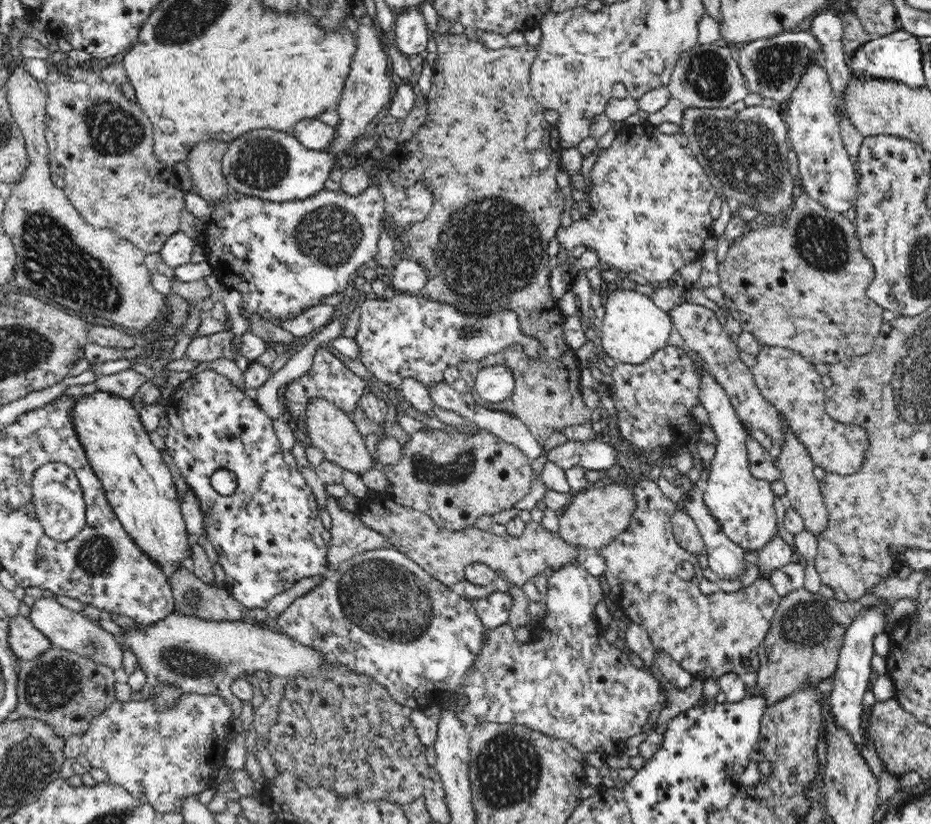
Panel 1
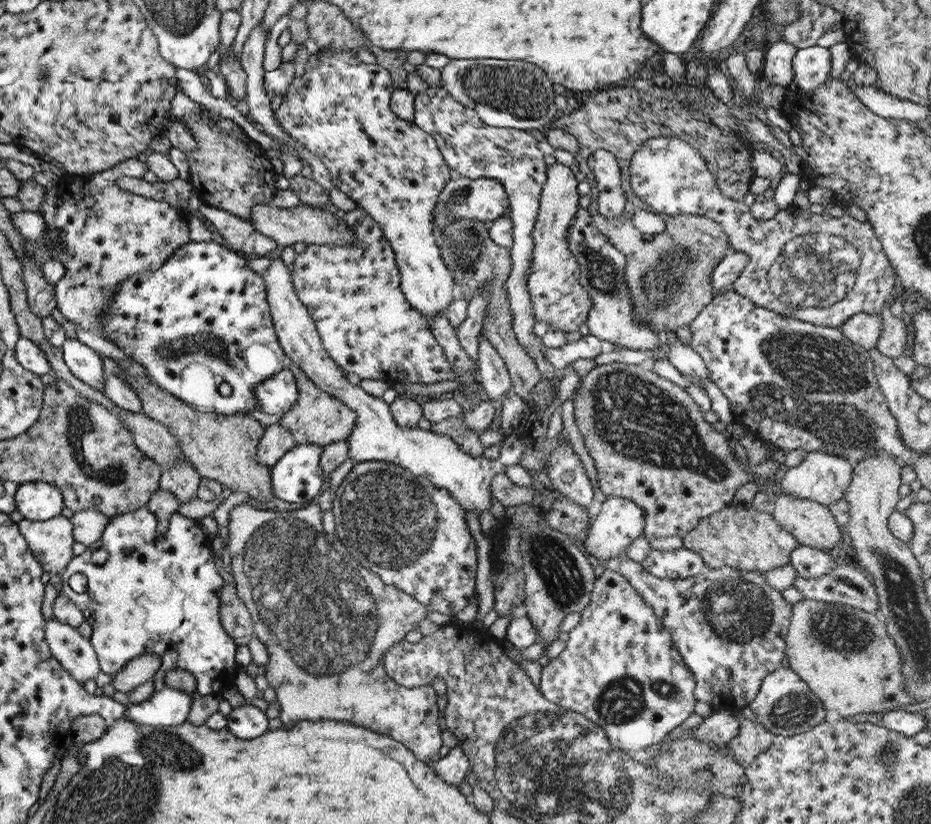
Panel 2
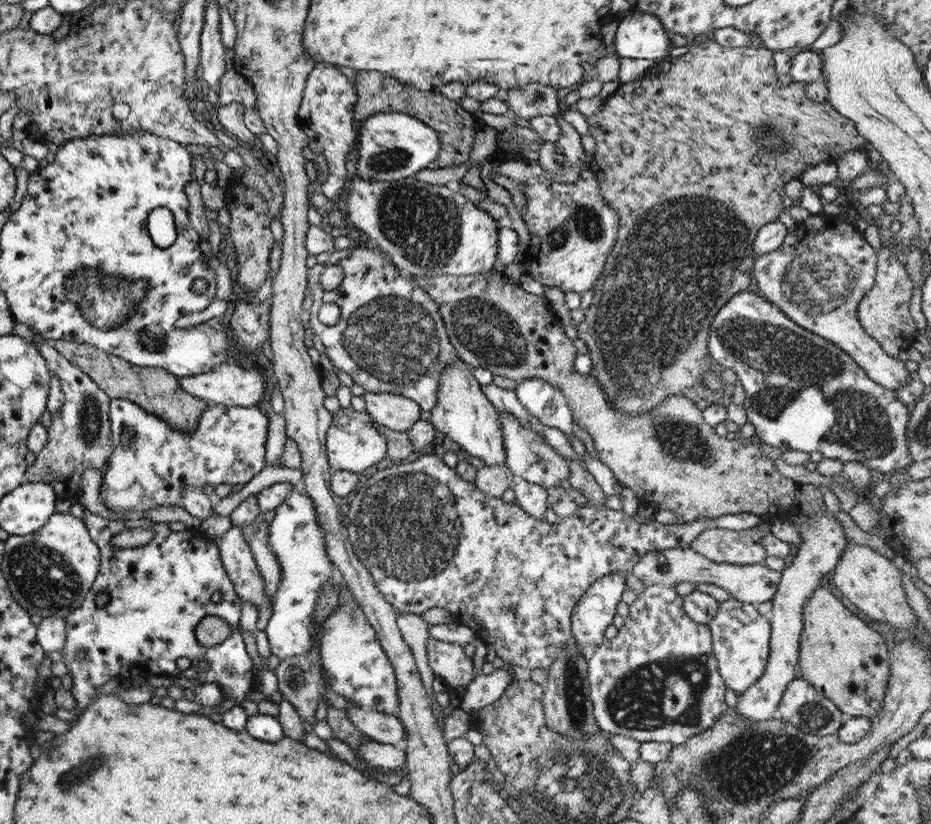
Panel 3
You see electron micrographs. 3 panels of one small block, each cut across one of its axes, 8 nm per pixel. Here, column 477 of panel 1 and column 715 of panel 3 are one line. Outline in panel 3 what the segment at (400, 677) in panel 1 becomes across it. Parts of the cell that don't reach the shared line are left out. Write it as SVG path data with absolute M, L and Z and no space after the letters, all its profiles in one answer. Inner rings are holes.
M729 597L717 605L713 619L705 625L711 634L711 654L715 657L717 673L724 686L736 694L743 693L759 679L767 664L771 630L767 617L757 613L756 605Z

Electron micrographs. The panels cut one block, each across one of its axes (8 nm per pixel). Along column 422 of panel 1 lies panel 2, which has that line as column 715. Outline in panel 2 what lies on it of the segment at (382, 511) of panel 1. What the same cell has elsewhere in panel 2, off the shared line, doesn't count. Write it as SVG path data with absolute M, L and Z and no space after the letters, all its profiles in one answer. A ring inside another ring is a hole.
M729 504L702 518L693 530L682 536L682 547L698 554L706 568L729 566L761 574L789 563L790 552L797 545L797 539L779 526L769 511L757 511L750 505L737 507Z

